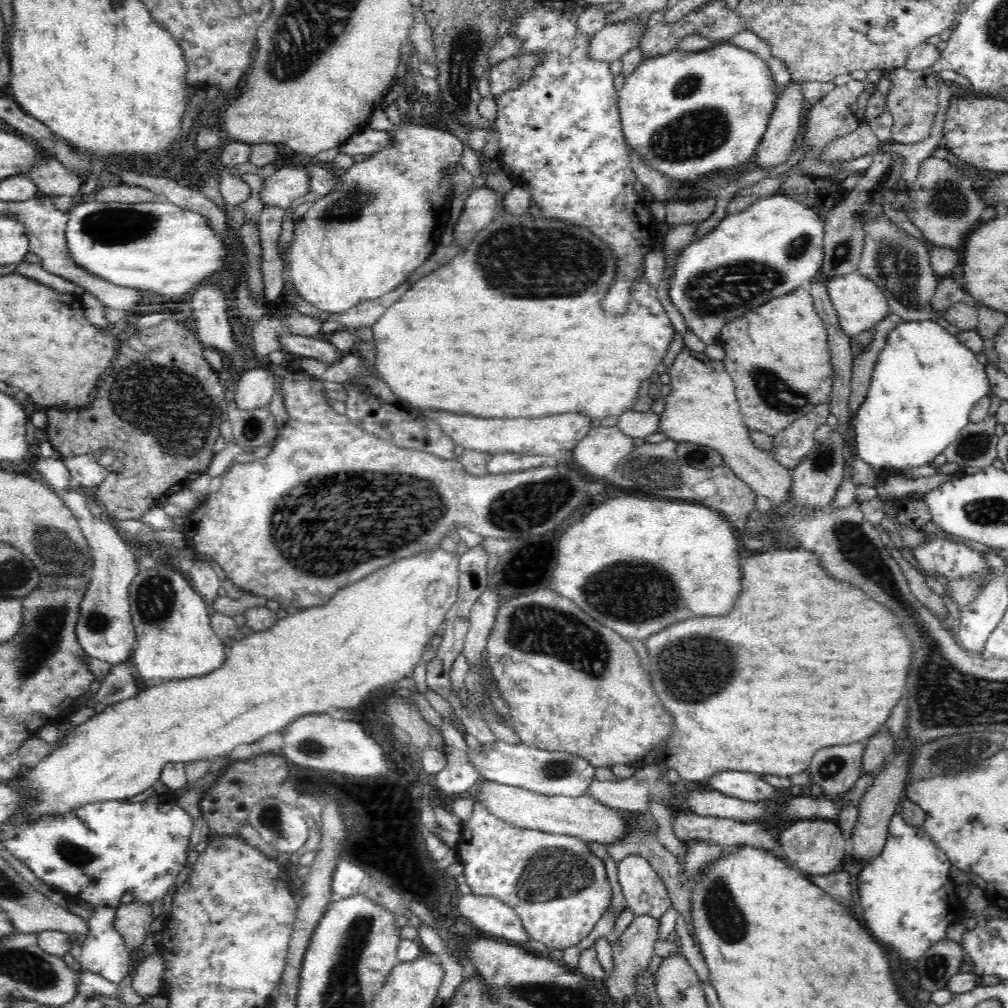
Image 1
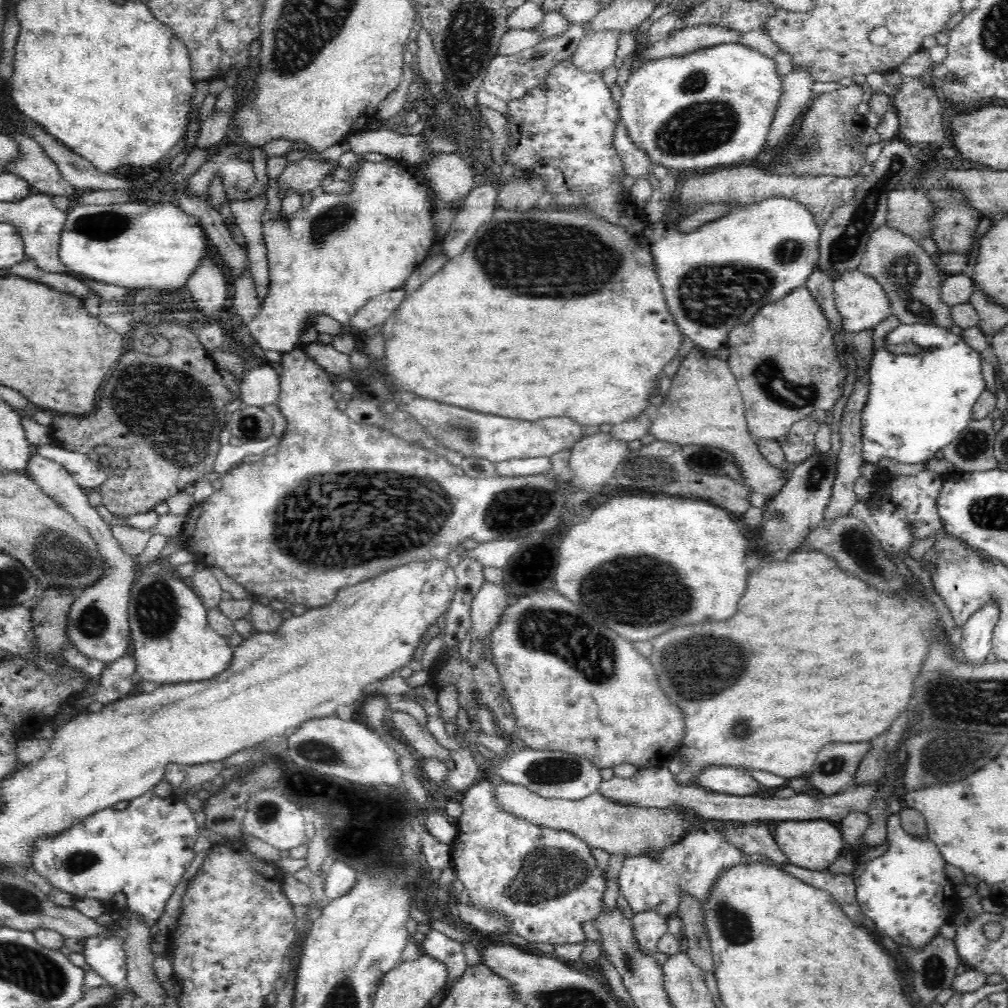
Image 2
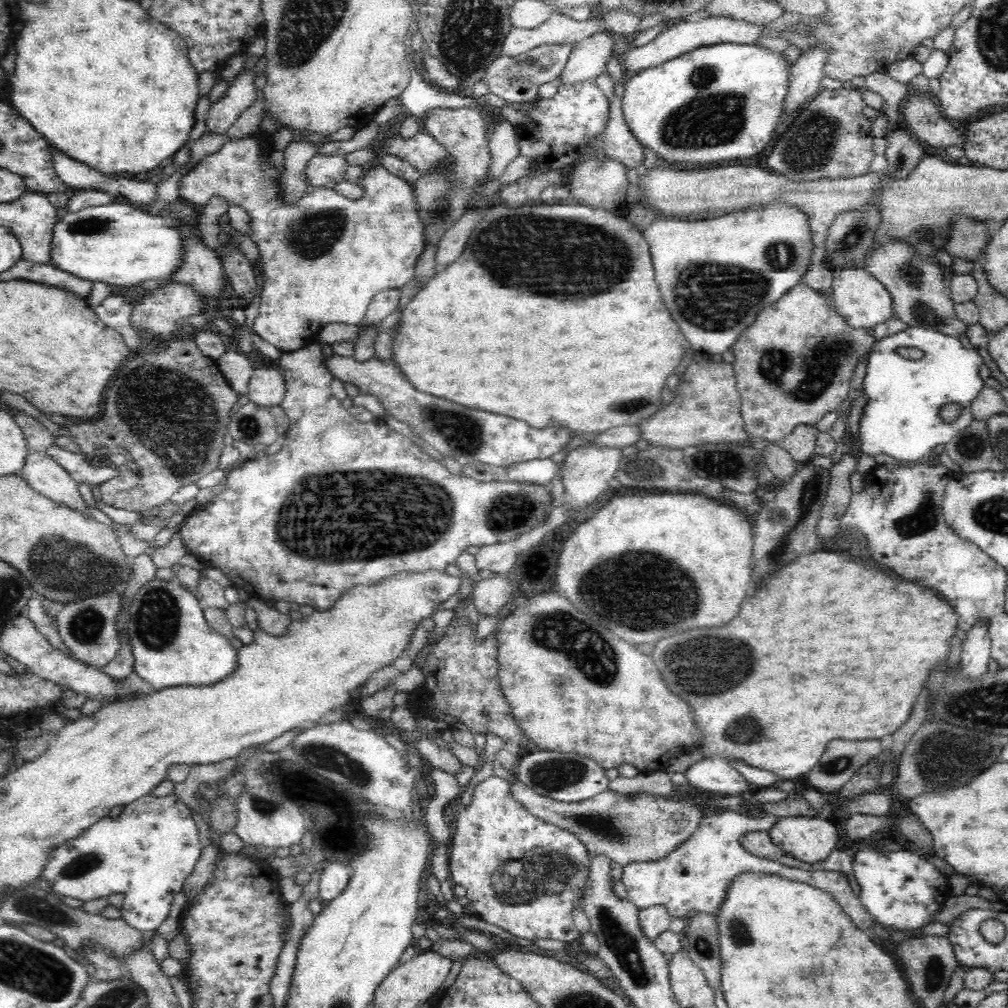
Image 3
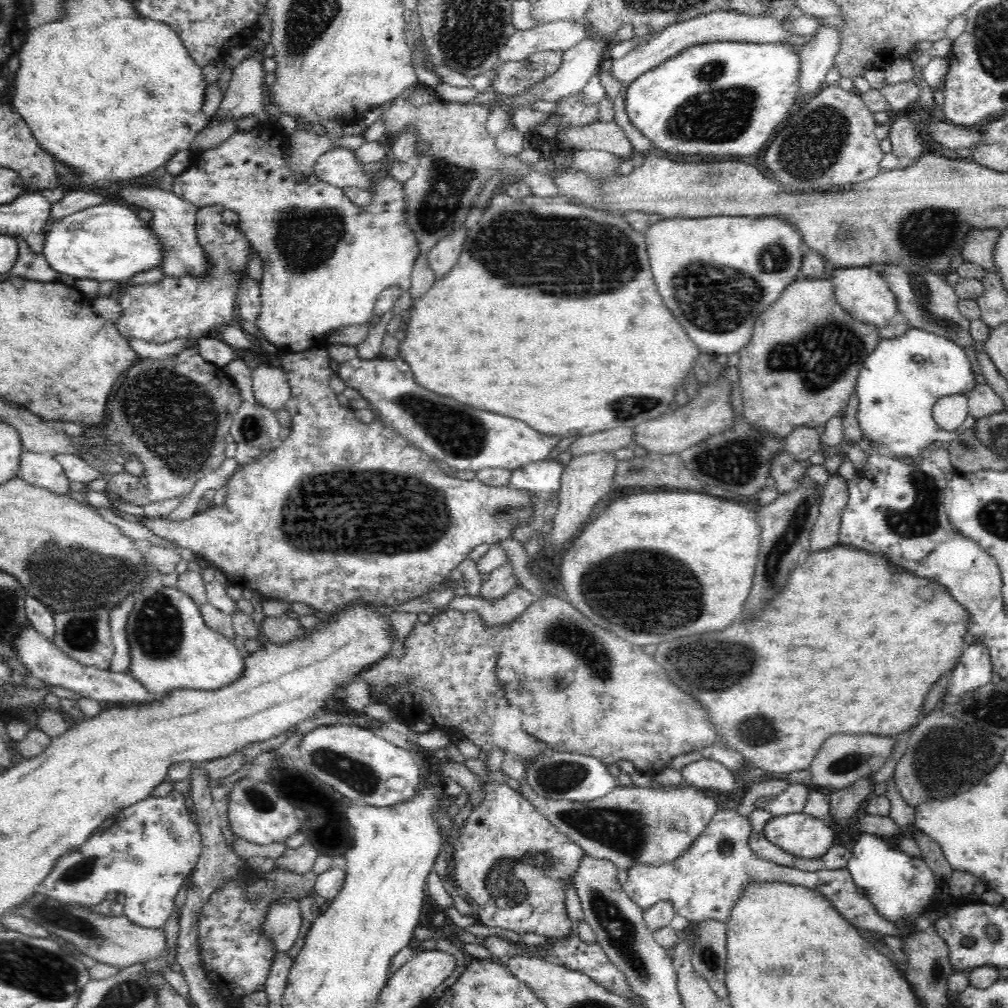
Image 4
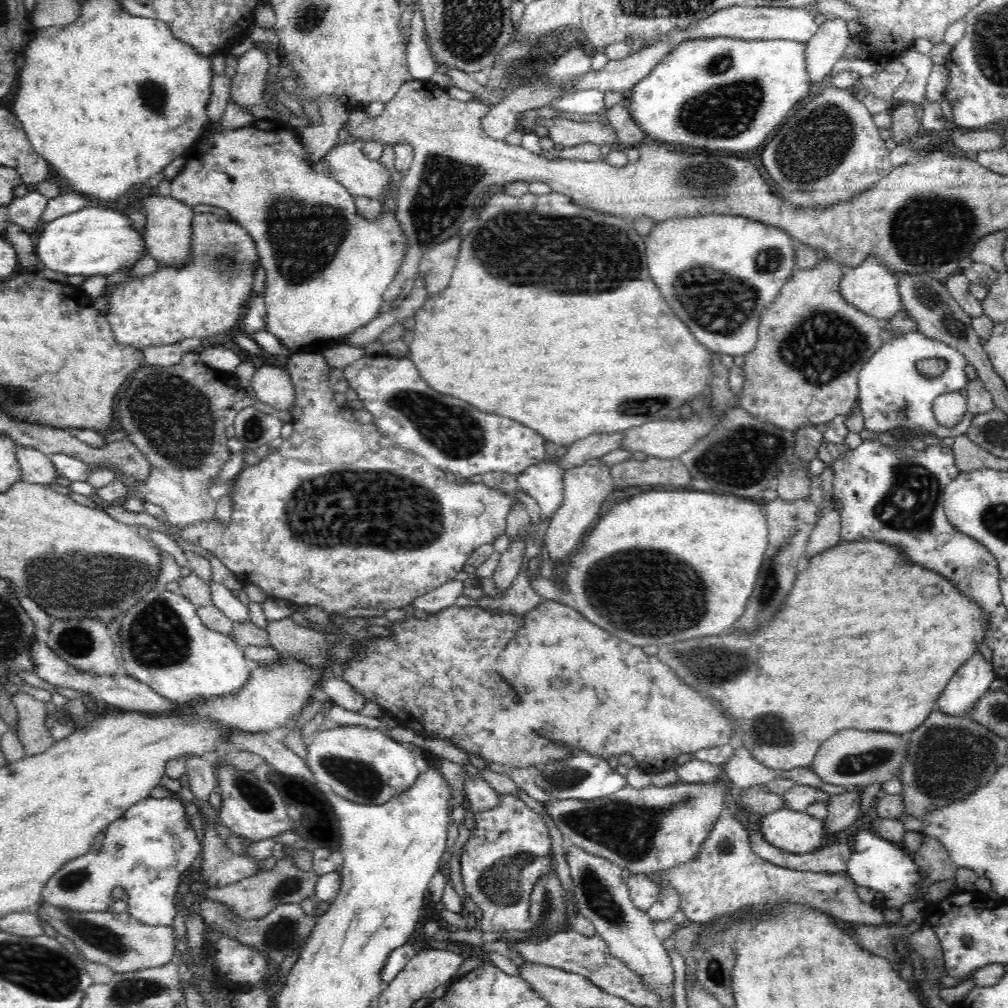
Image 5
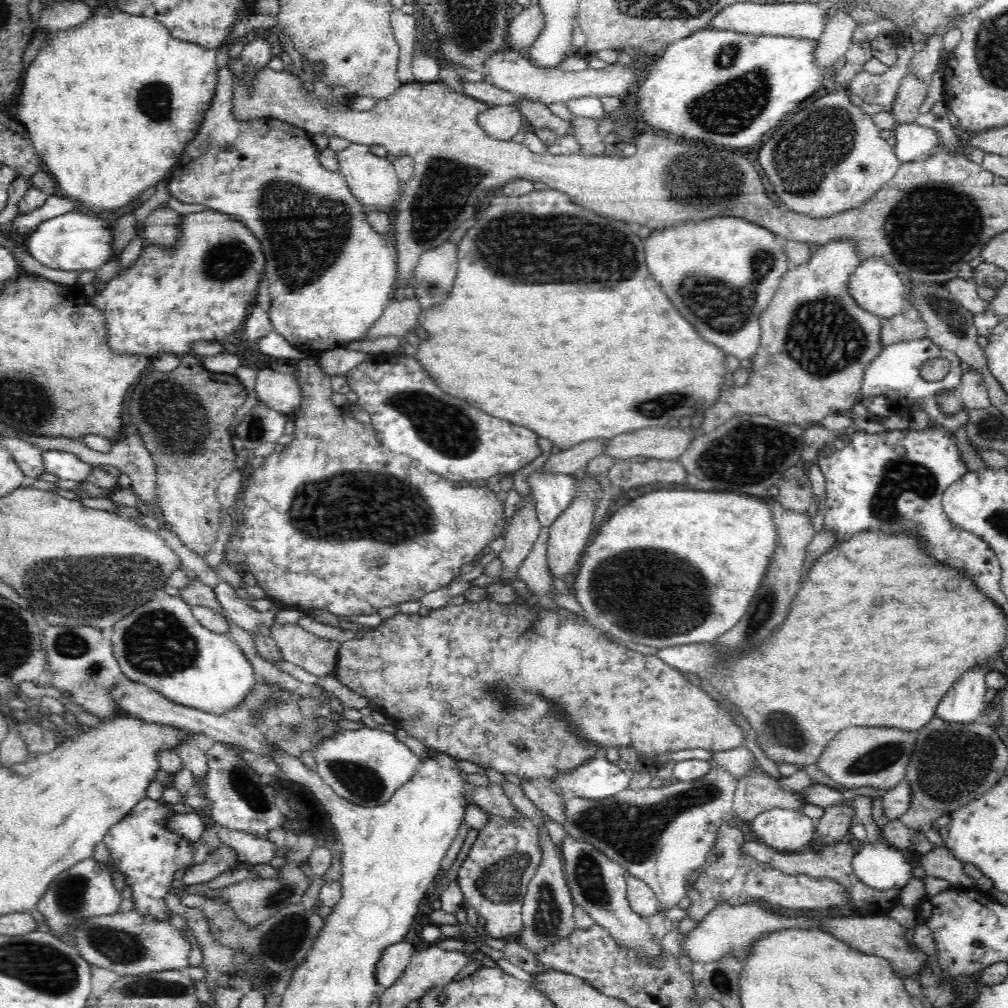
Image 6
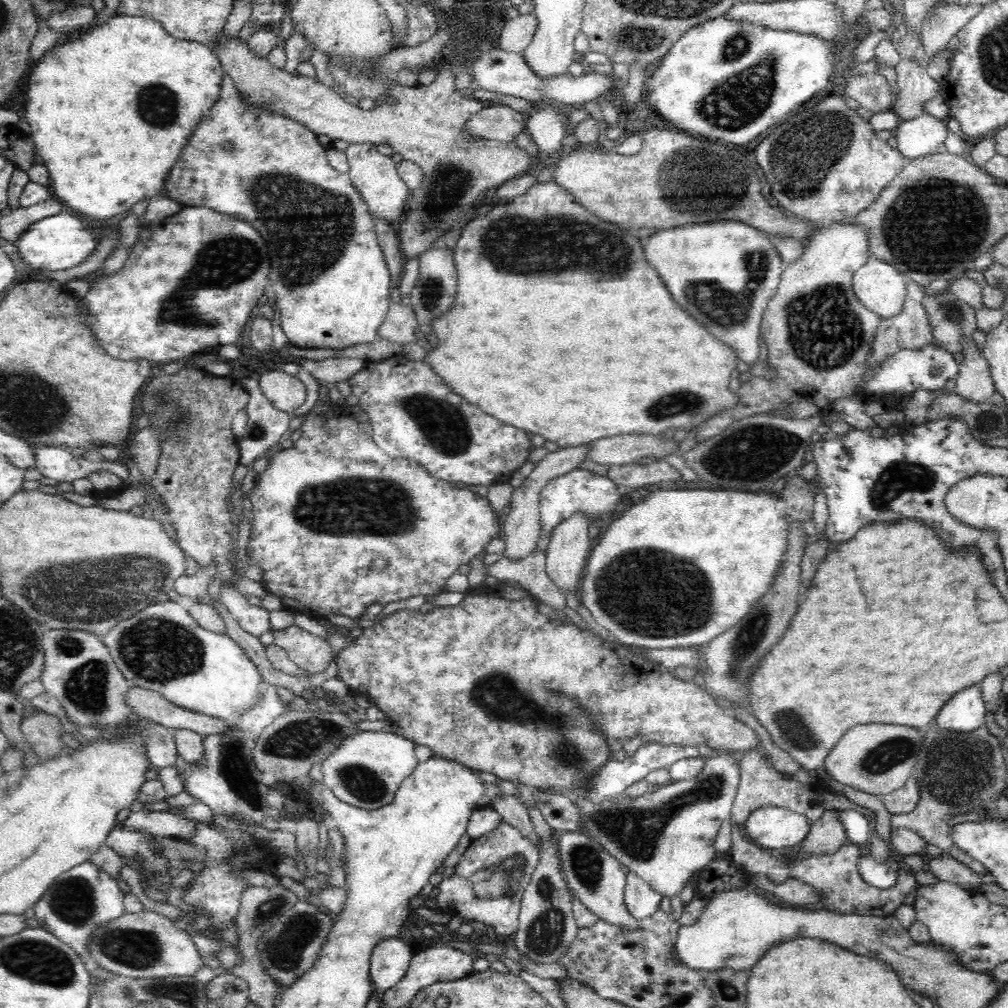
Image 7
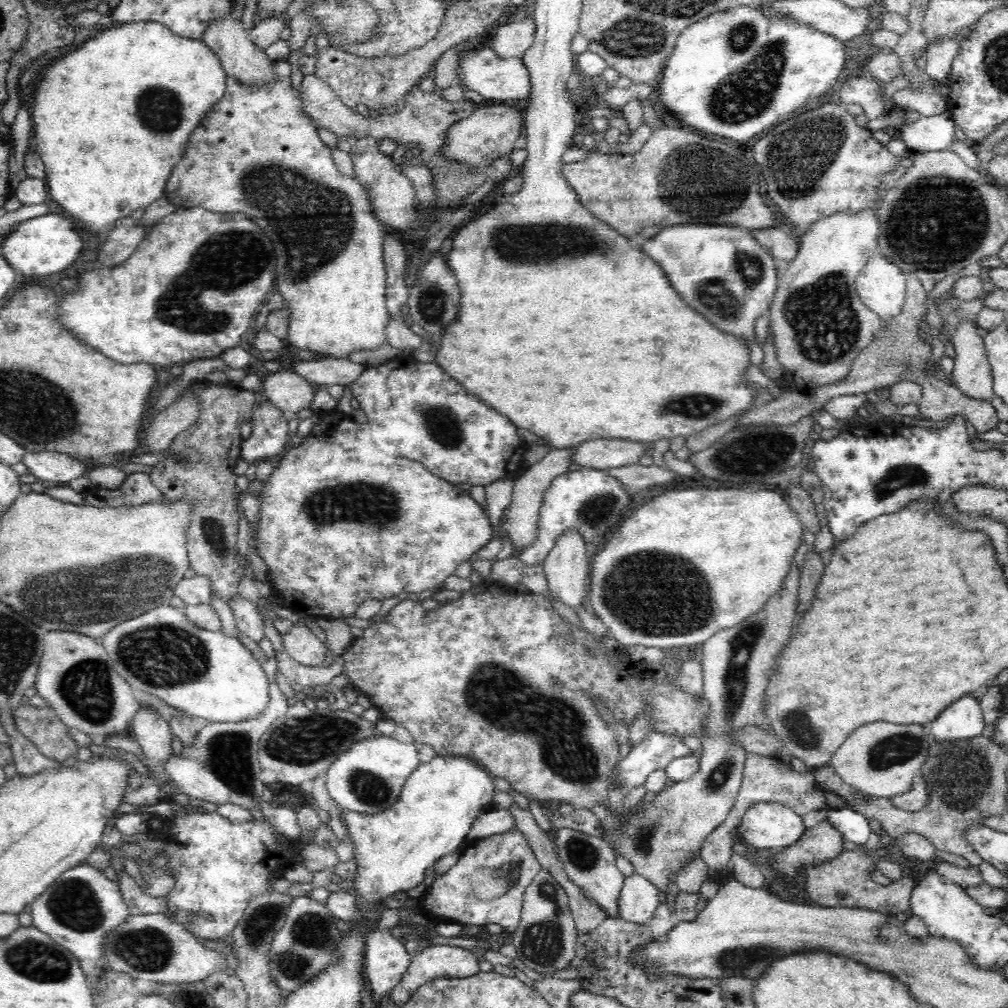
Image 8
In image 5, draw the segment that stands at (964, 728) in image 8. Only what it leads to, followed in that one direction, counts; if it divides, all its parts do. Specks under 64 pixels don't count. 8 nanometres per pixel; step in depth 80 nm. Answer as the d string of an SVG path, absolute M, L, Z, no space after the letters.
M976 654L950 680L938 698L938 710L948 716L966 717L976 702L988 692L994 678L993 664L988 663L984 655Z

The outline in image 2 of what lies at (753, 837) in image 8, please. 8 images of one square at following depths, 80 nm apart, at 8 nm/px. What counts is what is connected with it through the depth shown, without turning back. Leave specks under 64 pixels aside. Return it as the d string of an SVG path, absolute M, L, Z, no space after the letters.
M824 819L785 820L776 826L774 838L790 863L813 871L824 872L843 849L843 836L836 826L837 823Z

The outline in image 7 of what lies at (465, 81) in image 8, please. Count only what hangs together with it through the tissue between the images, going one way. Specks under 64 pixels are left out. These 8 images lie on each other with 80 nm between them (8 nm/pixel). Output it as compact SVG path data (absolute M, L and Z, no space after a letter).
M495 47L489 52L482 53L476 62L469 64L470 73L473 76L472 85L478 86L488 92L496 94L505 94L506 96L516 96L527 101L538 102L550 99L556 101L565 107L572 107L582 102L596 100L601 94L606 92L619 92L614 87L616 82L614 76L600 75L594 70L588 70L580 76L572 76L569 72L556 76L556 78L540 78L534 74L534 71L528 66L523 54L516 52L506 52Z

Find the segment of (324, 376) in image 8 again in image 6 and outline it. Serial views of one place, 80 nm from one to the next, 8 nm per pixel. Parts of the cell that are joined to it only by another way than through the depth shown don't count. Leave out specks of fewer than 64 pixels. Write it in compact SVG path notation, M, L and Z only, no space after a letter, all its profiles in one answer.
M338 347L334 350L322 351L317 360L317 366L328 376L346 376L352 368L356 368L366 359L367 355L362 351L352 351L345 347Z

